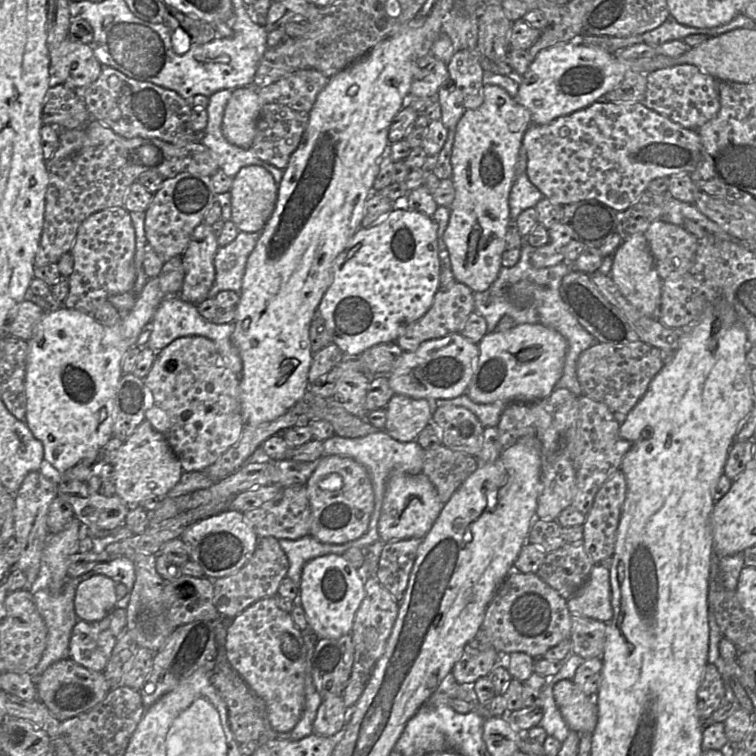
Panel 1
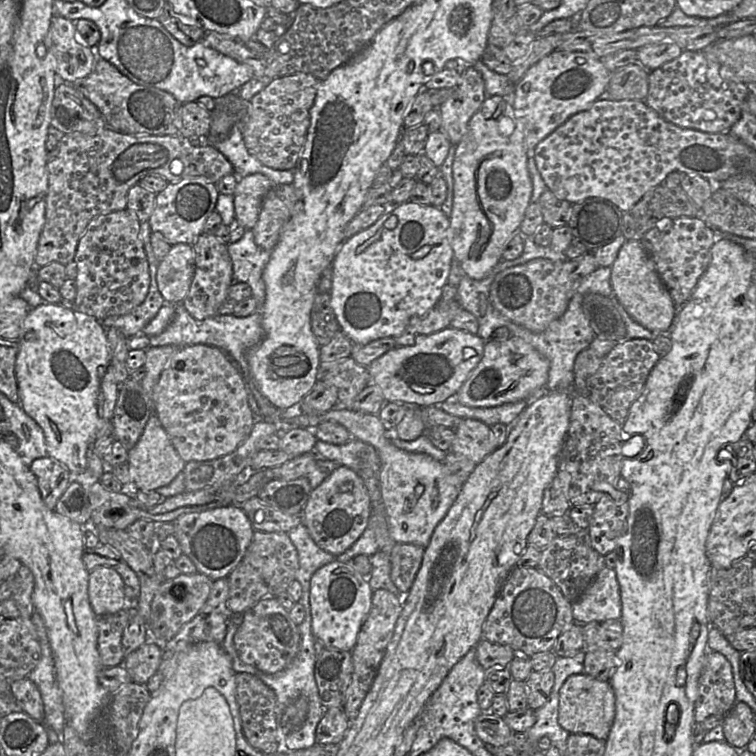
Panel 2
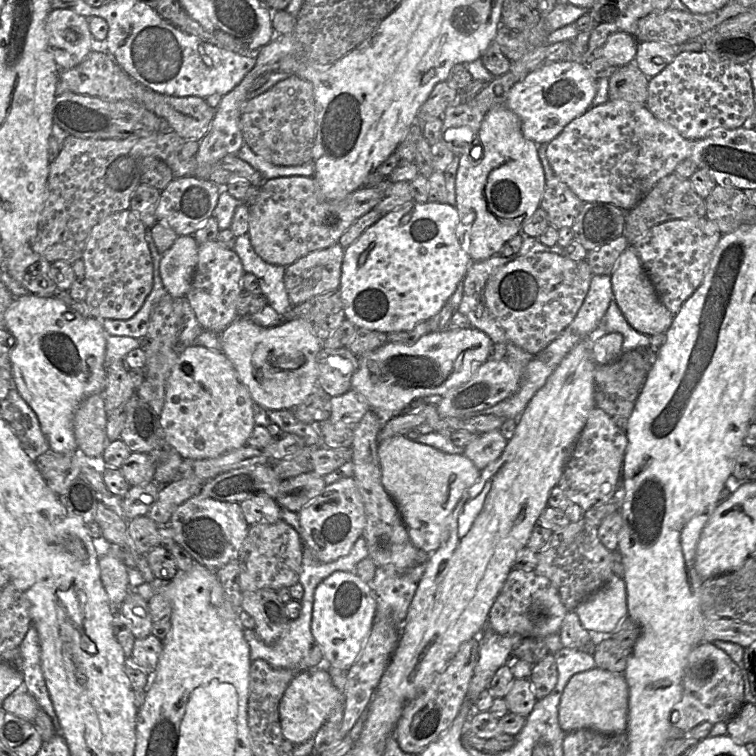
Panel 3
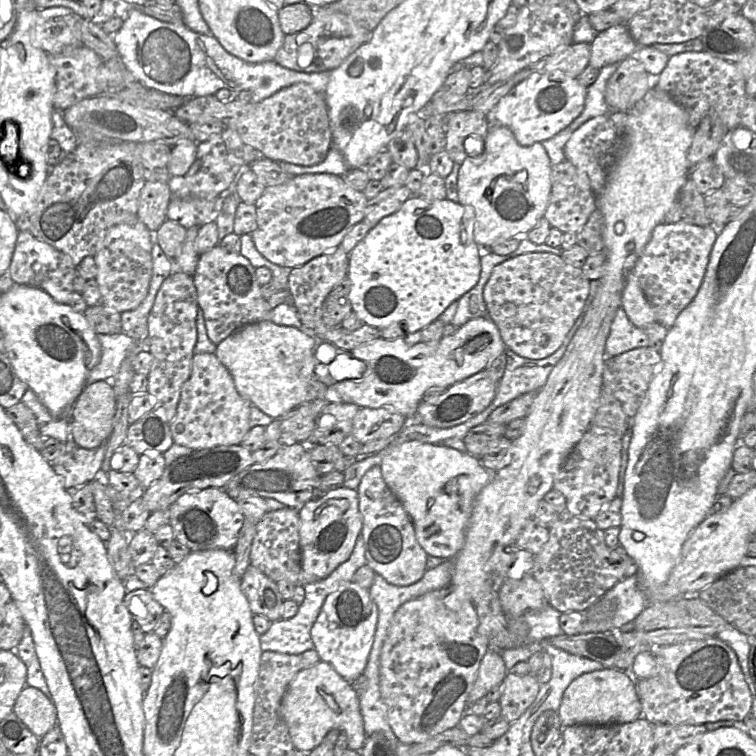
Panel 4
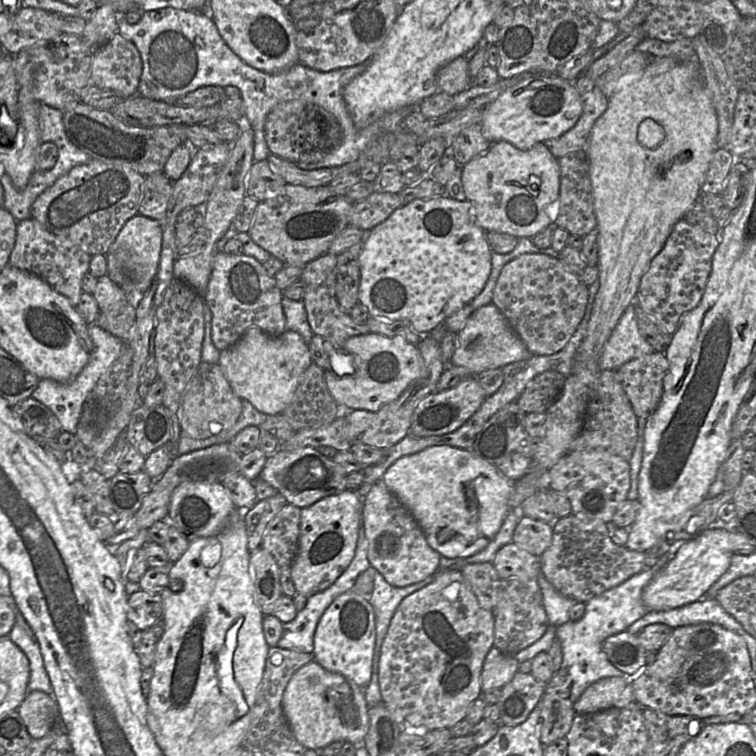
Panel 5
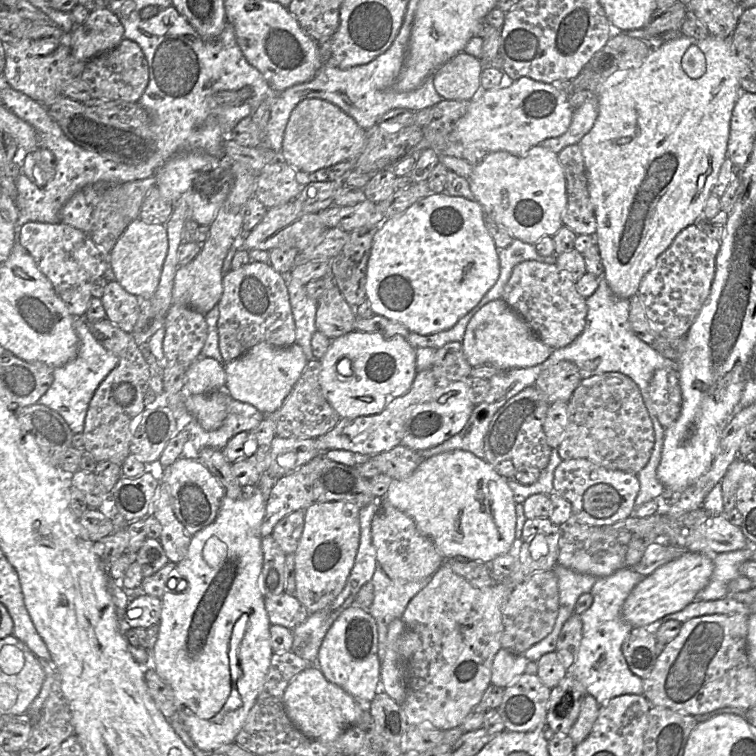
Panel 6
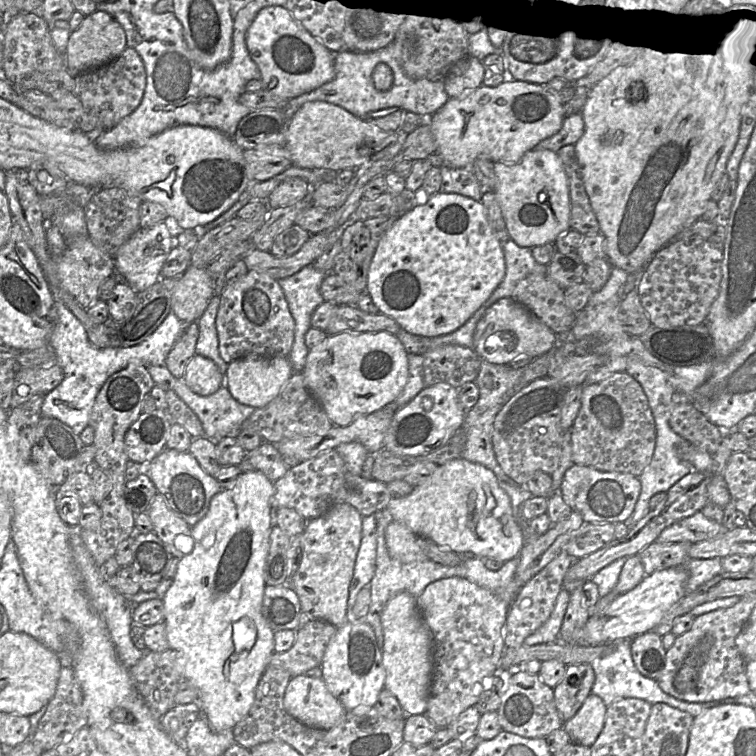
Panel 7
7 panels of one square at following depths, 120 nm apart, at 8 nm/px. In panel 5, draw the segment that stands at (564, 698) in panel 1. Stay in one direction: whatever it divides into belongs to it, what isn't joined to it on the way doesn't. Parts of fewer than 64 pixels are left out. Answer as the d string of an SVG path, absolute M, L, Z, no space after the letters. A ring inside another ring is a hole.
M607 677L588 686L574 702L576 714L590 714L637 703L628 677Z

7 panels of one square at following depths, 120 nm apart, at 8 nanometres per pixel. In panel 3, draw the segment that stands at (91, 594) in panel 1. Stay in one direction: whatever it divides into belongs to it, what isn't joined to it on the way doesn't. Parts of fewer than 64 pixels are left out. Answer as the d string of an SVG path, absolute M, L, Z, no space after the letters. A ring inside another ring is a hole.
M110 554L100 556L98 564L101 582L110 603L121 604L129 591L127 567Z

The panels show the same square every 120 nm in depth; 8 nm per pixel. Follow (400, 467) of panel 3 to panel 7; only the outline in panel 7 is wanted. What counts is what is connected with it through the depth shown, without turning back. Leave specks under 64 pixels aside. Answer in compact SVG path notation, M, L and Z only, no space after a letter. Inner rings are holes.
M465 458L453 459L439 465L435 472L423 483L415 486L409 495L393 496L386 509L394 520L407 526L419 537L456 553L470 552L481 559L493 558L506 562L518 557L524 545L524 532L514 516L511 500L500 487L496 475L487 467Z

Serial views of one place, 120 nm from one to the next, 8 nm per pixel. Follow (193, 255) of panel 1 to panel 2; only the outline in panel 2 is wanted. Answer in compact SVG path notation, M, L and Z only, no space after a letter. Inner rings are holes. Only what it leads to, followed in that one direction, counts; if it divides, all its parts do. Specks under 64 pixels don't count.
M202 233L192 244L195 252L195 272L188 294L182 304L192 317L197 320L220 315L218 309L228 298L228 289L233 281L233 265L227 244L215 234Z

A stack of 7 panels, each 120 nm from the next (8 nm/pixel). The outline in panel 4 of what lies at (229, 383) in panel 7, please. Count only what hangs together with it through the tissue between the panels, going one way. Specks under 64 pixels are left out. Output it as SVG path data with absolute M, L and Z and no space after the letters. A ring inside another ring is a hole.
M262 320L242 326L219 344L216 356L228 369L239 394L273 419L295 409L306 399L314 376L316 339L292 326Z

